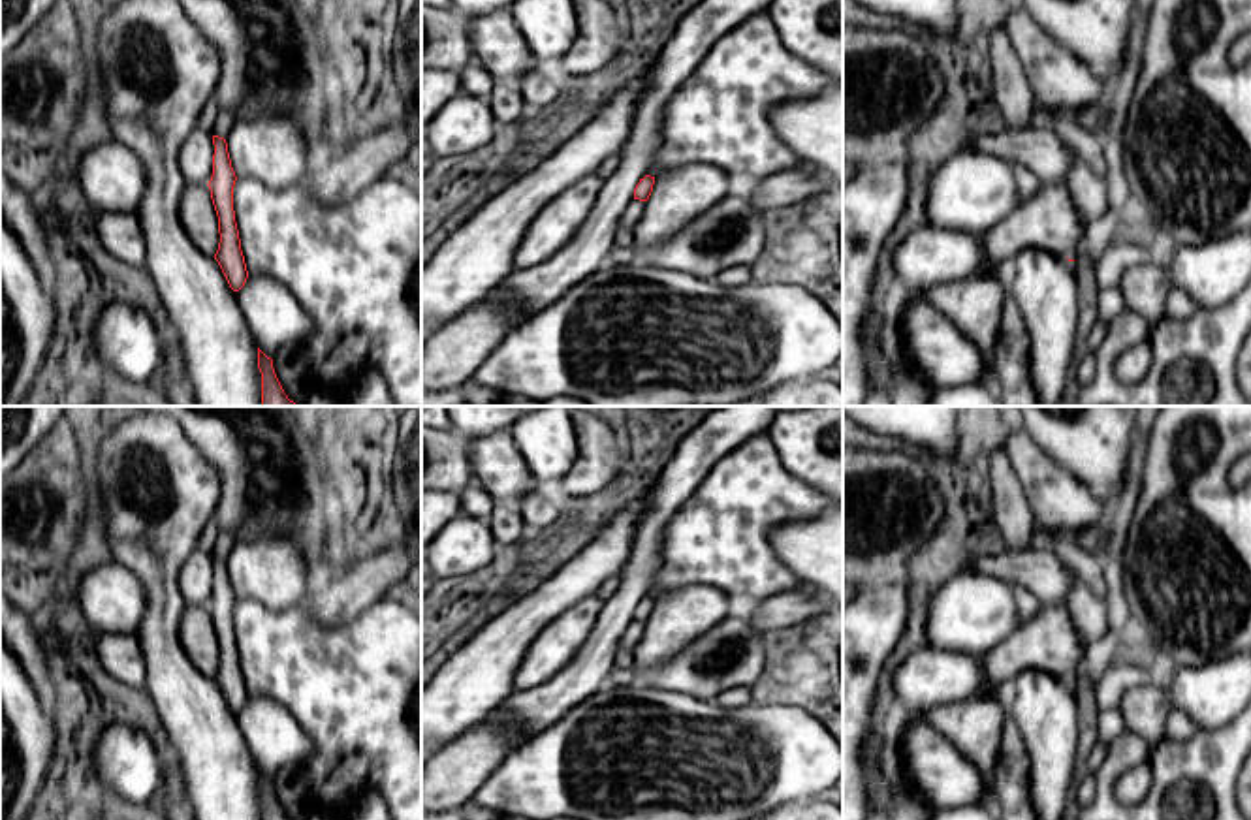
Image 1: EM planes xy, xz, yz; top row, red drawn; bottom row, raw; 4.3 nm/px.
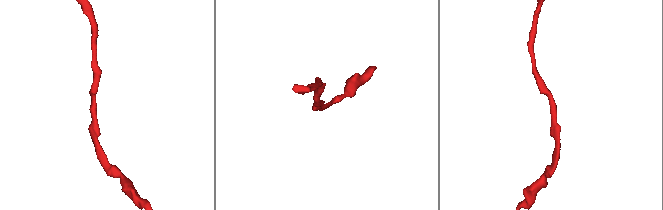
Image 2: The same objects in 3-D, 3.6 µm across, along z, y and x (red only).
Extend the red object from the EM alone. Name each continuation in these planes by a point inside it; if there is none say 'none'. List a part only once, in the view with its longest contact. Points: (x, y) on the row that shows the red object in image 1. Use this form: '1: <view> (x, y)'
none

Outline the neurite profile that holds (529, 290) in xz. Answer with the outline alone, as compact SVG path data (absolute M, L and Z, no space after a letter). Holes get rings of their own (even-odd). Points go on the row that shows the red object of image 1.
M702 0L681 19L649 68L619 167L604 181L583 226L547 261L532 269L515 269L499 286L514 308L536 314L608 265L621 216L634 197L636 184L649 175L655 162L660 124L673 94L721 36L768 11L769 4L771 0Z

